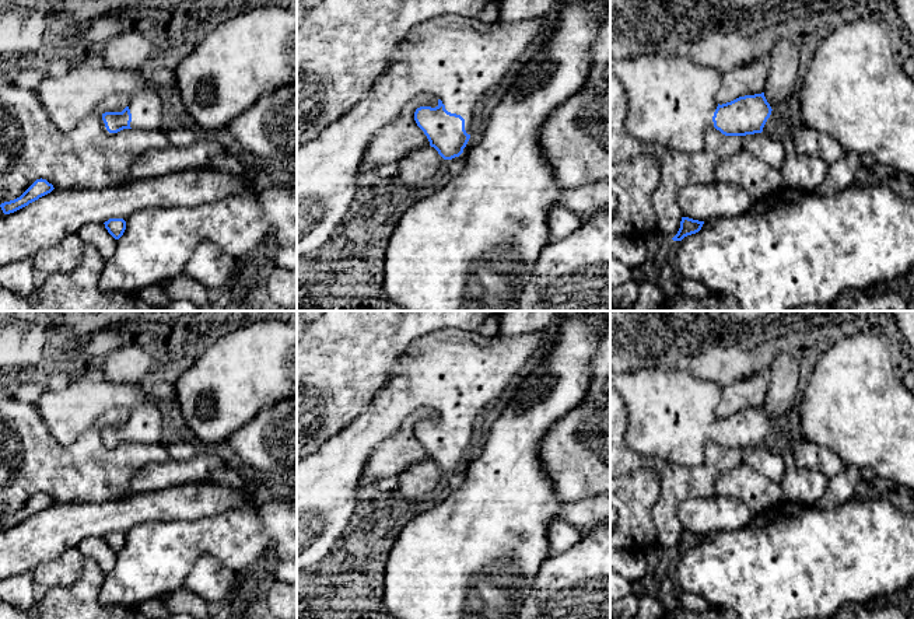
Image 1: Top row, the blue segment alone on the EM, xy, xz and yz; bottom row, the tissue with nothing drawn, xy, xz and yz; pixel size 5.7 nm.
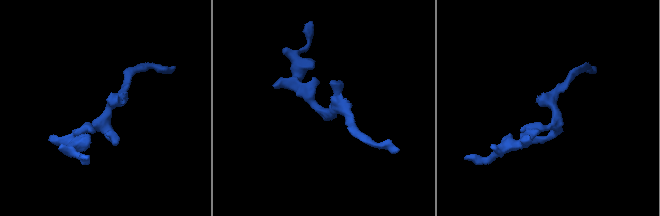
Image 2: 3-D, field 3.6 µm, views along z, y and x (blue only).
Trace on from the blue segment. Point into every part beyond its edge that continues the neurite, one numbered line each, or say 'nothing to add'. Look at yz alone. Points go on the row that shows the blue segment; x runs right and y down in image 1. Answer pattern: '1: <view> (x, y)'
1: yz (671, 100)

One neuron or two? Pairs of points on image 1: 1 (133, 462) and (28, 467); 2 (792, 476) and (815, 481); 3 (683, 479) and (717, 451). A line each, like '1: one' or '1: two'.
1: one
2: one
3: one

